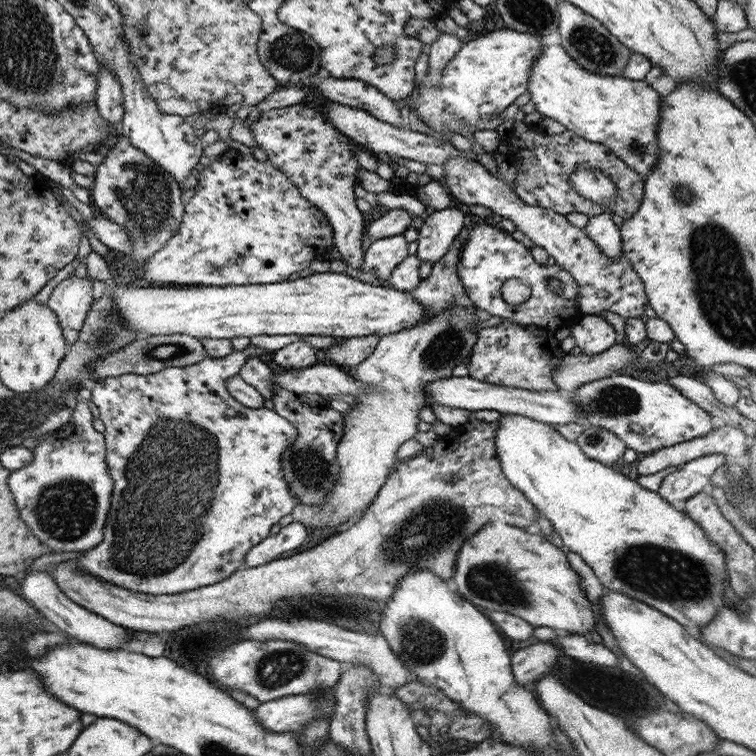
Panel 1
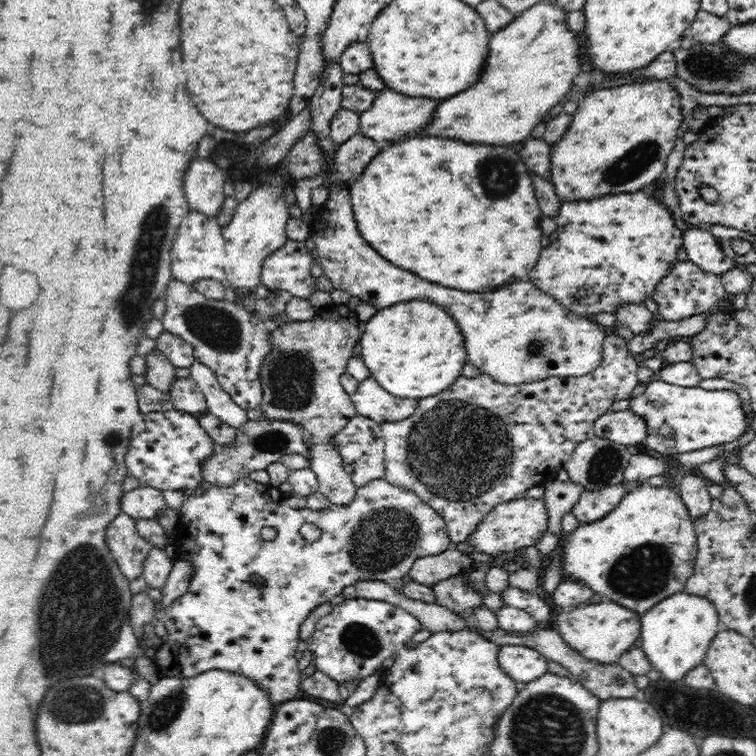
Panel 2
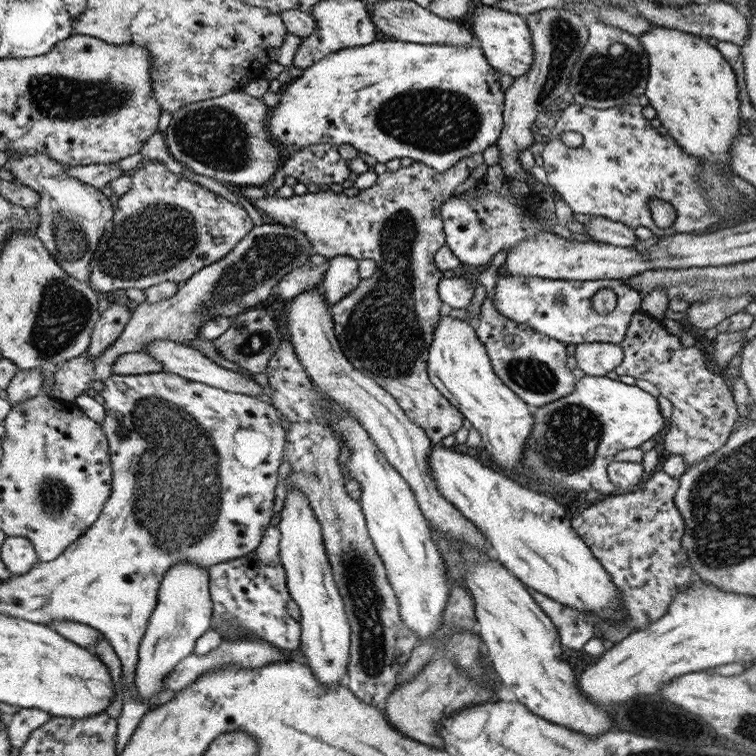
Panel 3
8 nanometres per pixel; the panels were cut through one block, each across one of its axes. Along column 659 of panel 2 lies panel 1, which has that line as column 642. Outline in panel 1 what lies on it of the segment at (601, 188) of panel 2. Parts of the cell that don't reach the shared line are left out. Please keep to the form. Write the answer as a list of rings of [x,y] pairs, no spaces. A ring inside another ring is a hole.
[[[543,46],[542,54],[532,67],[526,92],[542,118],[551,119],[579,138],[589,142],[603,144],[611,150],[621,162],[635,170],[639,176],[647,176],[657,162],[657,141],[655,130],[660,118],[661,96],[651,90],[643,80],[628,80],[619,76],[600,76],[580,68],[559,46]]]

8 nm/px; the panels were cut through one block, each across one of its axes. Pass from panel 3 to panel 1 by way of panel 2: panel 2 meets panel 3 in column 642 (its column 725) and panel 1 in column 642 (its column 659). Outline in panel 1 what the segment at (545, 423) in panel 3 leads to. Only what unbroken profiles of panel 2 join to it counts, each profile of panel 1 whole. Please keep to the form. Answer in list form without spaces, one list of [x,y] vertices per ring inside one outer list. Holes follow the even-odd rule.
[[[625,373],[611,374],[581,384],[573,390],[571,399],[581,411],[584,426],[597,426],[615,434],[637,452],[652,453],[686,440],[703,436],[713,430],[711,416],[699,405],[663,381],[644,381]]]

